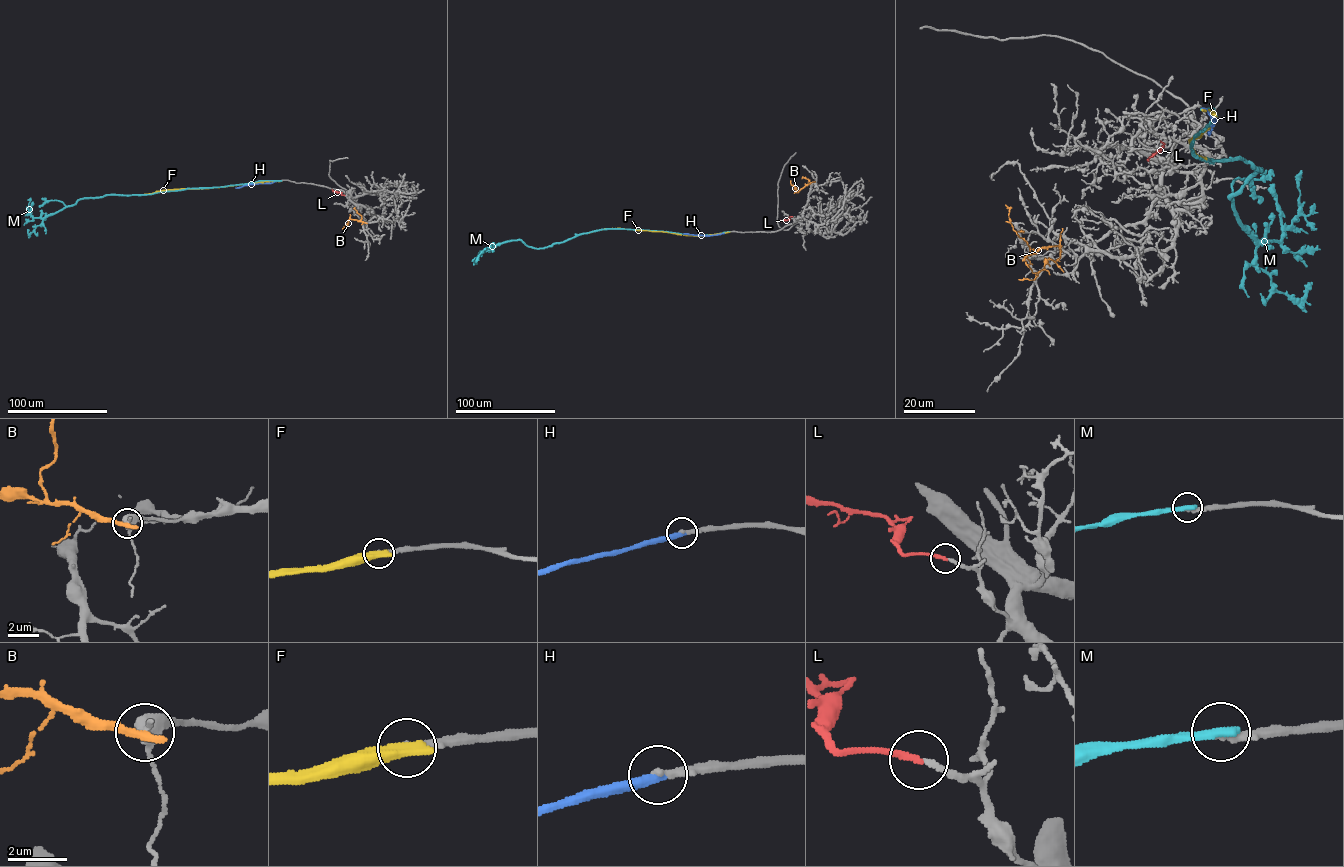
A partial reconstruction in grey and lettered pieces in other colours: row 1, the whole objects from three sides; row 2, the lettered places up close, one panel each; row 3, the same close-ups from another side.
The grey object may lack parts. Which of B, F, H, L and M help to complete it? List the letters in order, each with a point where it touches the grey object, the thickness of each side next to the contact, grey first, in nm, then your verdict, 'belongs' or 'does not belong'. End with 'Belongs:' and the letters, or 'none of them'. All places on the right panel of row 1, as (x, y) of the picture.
B: (1024, 259) | 360/400 nm | does not belong
F: (1202, 109) | 280/480 nm | does not belong
H: (1202, 108) | 280/400 nm | belongs
L: (1148, 160) | 170/220 nm | belongs
M: (1201, 108) | 280/400 nm | does not belong
Belongs: H, L

